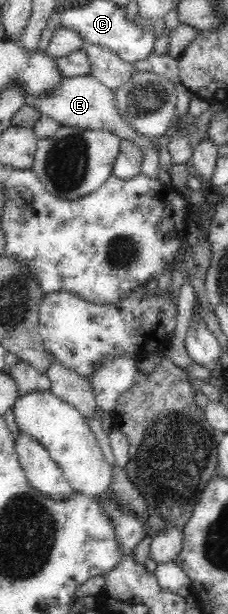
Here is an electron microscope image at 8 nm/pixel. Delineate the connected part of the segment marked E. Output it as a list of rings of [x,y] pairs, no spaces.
[[[93,75],[86,77],[66,78],[62,82],[62,87],[56,90],[50,97],[31,104],[35,109],[41,111],[43,115],[57,120],[62,126],[77,127],[79,130],[87,130],[93,132],[107,132],[119,142],[129,142],[139,146],[141,150],[141,161],[139,173],[149,179],[158,179],[160,161],[159,148],[154,142],[153,137],[146,137],[139,131],[136,131],[125,117],[120,115],[117,108],[115,91],[107,89],[107,87],[97,82]]]

